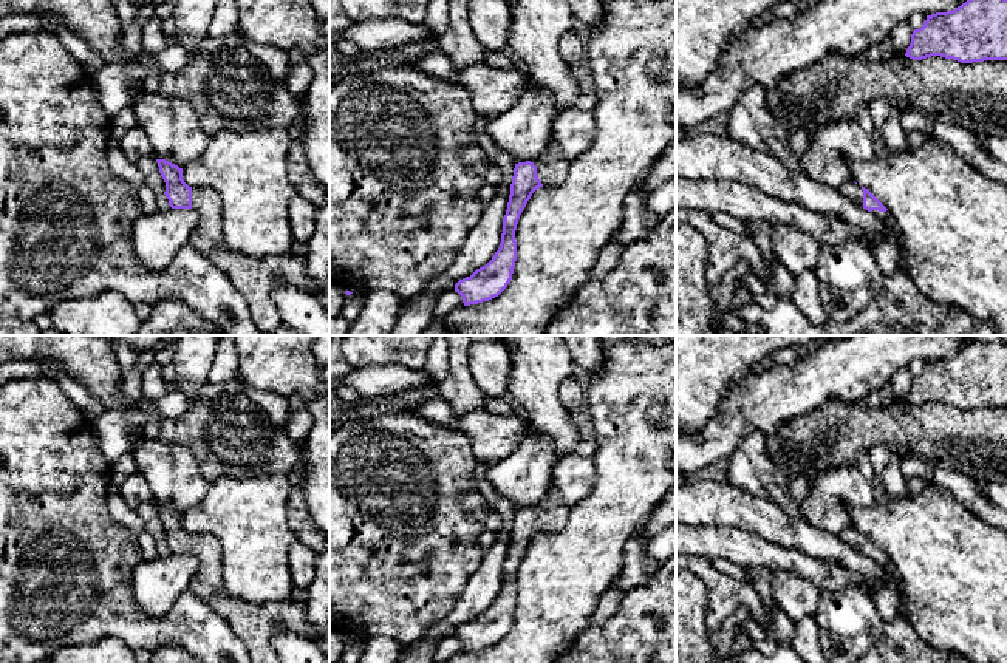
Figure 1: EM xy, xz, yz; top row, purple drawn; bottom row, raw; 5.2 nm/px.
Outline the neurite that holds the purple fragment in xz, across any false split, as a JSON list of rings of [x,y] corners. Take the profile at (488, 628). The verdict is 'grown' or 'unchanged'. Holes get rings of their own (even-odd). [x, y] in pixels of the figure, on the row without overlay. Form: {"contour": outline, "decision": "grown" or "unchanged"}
{"contour": [[[554,485],[538,505],[515,510],[500,593],[486,612],[455,631],[464,652],[489,648],[507,634],[517,607],[515,576],[521,558],[537,535],[558,533],[568,515],[569,507]]], "decision": "grown"}

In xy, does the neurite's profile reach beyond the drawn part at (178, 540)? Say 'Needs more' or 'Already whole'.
Needs more

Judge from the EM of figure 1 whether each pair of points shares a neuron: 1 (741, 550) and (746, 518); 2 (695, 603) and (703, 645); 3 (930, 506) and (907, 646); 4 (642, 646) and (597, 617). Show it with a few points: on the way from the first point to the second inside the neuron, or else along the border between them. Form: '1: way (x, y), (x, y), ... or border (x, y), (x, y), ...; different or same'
1: border (709, 524), (743, 527), (777, 544); different
2: way (695, 614), (695, 634); same
3: border (901, 614), (924, 640), (935, 646); different
4: border (624, 594), (617, 609), (604, 623), (588, 628); different

